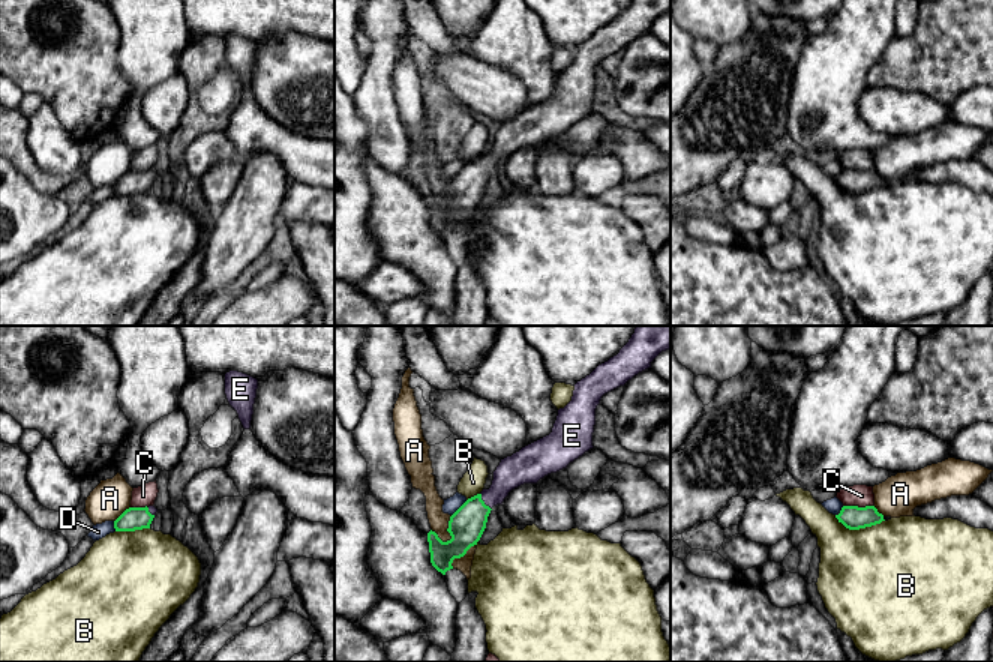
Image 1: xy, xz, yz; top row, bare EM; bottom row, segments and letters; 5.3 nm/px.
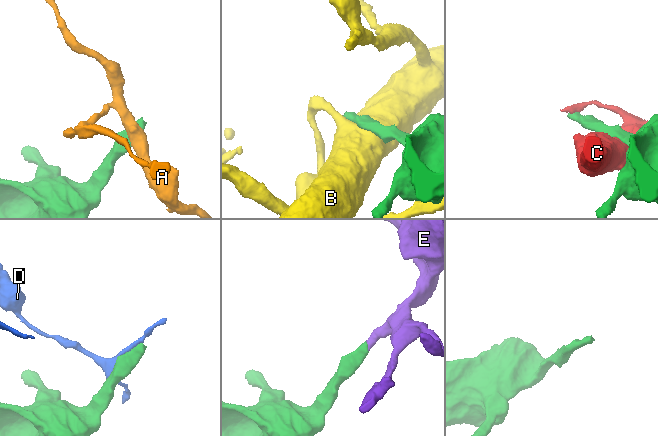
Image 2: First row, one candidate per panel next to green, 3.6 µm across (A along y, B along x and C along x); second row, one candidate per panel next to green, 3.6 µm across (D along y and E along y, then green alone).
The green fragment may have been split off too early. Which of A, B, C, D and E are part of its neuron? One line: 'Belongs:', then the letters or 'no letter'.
Belongs: E

